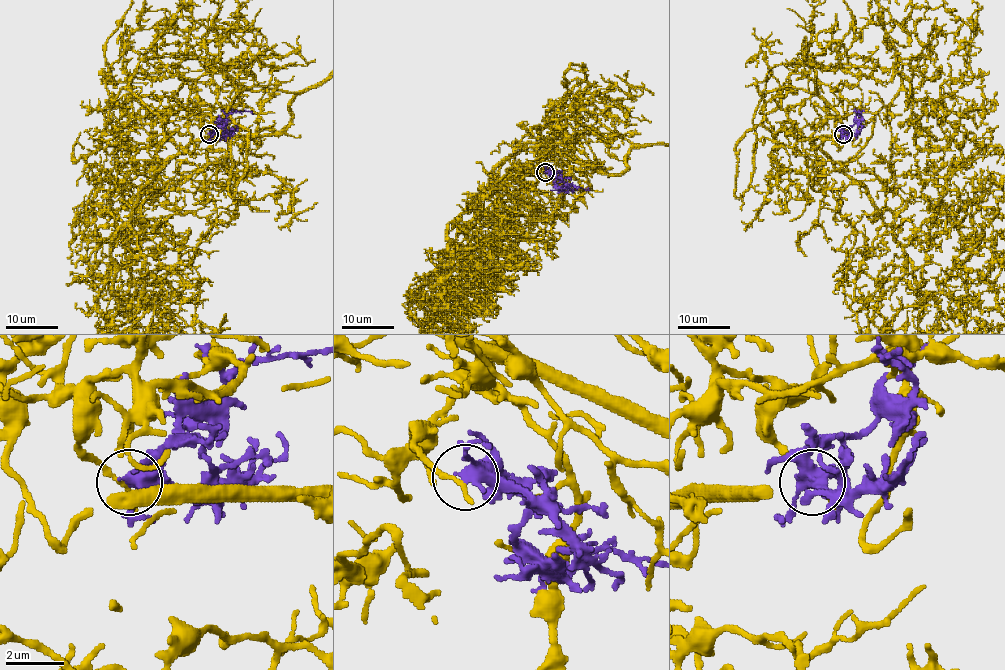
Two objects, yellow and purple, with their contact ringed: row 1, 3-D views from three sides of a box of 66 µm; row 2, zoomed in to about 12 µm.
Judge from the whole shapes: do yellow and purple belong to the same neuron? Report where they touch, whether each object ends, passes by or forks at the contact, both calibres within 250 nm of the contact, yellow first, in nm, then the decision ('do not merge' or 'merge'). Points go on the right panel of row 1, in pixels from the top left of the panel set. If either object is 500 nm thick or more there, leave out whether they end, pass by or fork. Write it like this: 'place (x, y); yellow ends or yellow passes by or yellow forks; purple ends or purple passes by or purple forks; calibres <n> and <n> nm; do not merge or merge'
place (843, 134); yellow ends; purple forks; calibres 200 and 360 nm; do not merge

